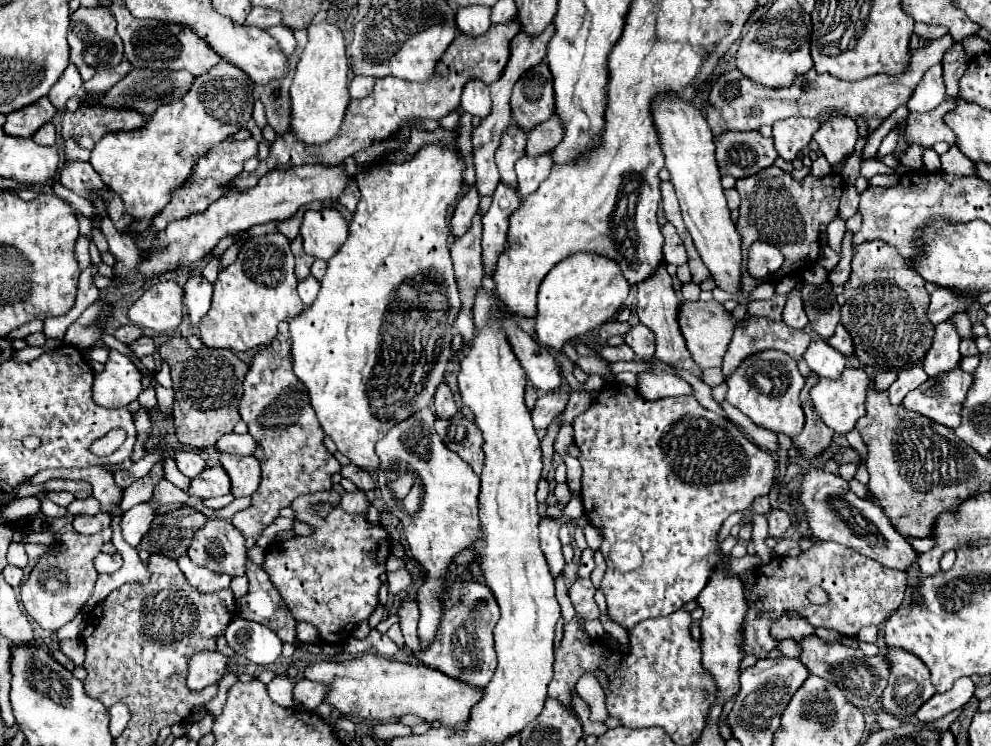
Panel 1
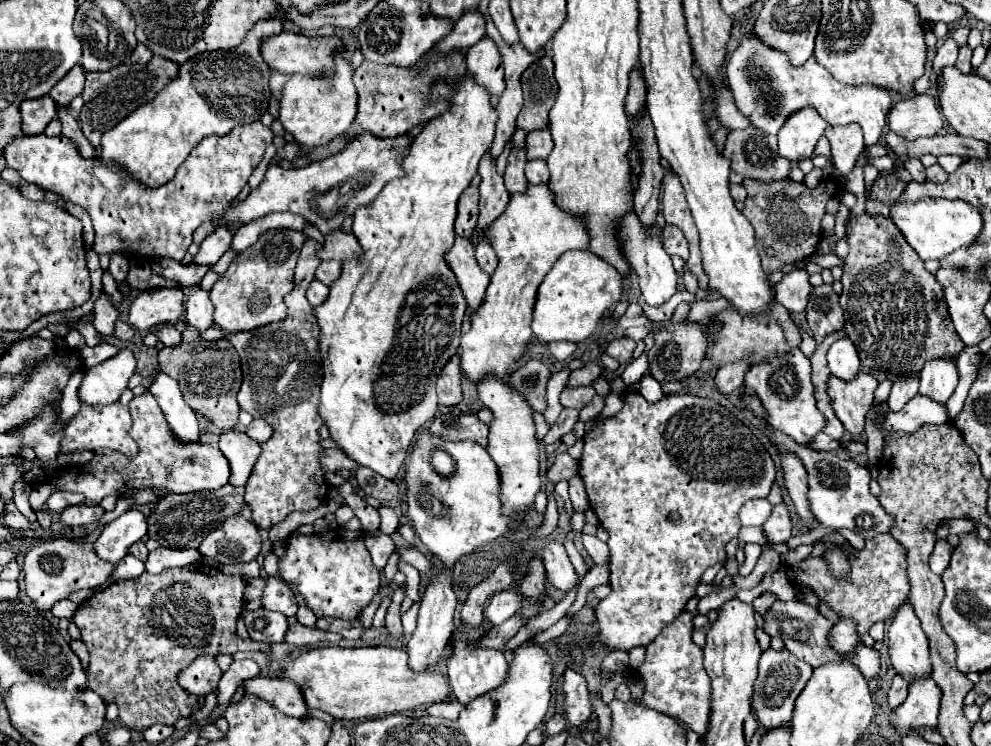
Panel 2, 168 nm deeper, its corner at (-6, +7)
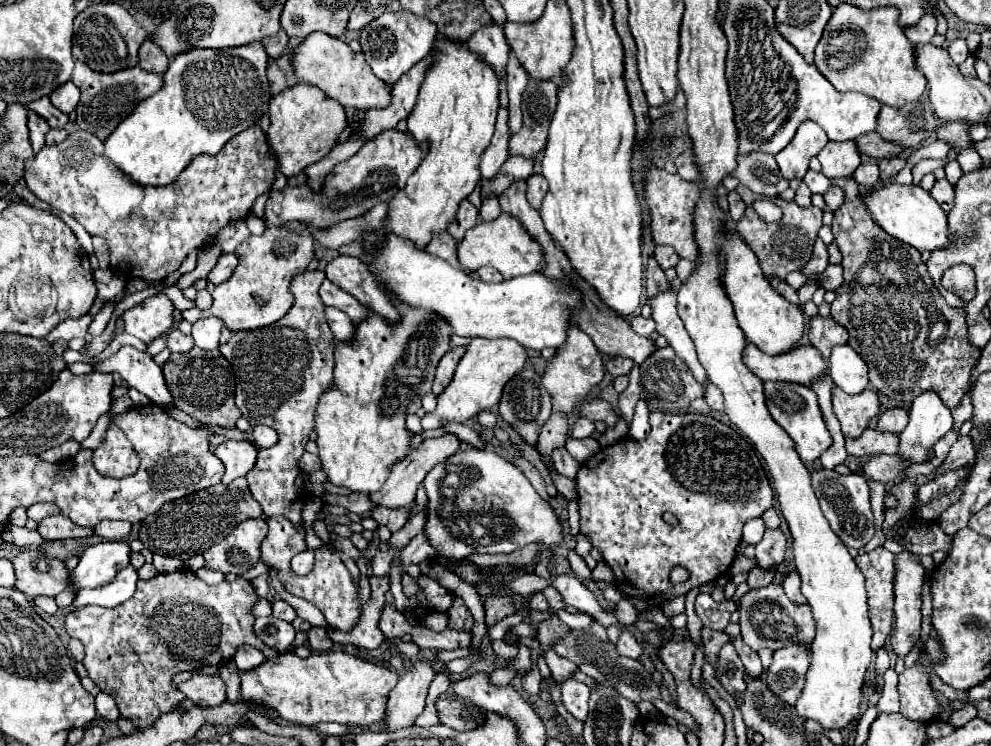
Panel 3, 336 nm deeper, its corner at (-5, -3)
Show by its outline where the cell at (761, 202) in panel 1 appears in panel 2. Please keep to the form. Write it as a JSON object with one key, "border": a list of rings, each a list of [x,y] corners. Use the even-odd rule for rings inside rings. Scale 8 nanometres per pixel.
{"border":[[[744,178],[742,184],[748,192],[742,214],[756,230],[756,248],[764,252],[766,246],[774,246],[776,250],[774,258],[768,258],[766,252],[762,254],[762,268],[766,274],[772,274],[784,264],[806,260],[818,252],[818,244],[822,240],[820,220],[826,214],[826,202],[838,192],[836,180],[826,178],[816,188],[808,188],[804,182],[794,182],[790,178],[772,182]]]}

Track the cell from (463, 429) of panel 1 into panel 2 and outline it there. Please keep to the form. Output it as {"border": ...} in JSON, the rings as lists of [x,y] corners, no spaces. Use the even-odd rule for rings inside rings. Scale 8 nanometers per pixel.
{"border":[[[440,414],[430,422],[430,432],[452,442],[472,440],[484,448],[488,446],[488,426],[476,414]]]}

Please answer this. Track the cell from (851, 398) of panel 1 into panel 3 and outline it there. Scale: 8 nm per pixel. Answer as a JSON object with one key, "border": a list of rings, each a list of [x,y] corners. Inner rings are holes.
{"border":[[[833,388],[833,412],[841,422],[843,436],[857,438],[871,418],[879,414],[879,398],[875,390],[863,390],[861,394],[847,394]]]}

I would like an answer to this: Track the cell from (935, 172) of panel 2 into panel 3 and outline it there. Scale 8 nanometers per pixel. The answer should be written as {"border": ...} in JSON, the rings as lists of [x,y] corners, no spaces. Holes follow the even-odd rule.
{"border":[[[945,178],[935,182],[935,186],[933,186],[933,190],[931,190],[931,196],[937,200],[937,204],[943,208],[943,212],[949,214],[949,210],[951,210],[951,206],[953,206],[955,194],[953,194],[953,186],[951,186]]]}

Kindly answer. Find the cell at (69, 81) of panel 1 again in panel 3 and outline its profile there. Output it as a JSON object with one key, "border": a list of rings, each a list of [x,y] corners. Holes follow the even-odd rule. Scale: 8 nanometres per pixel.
{"border":[[[65,82],[63,86],[59,86],[59,90],[53,90],[49,94],[49,100],[51,100],[51,104],[55,108],[63,110],[65,114],[69,114],[69,112],[73,112],[77,108],[79,96],[81,96],[79,88],[73,82]]]}

